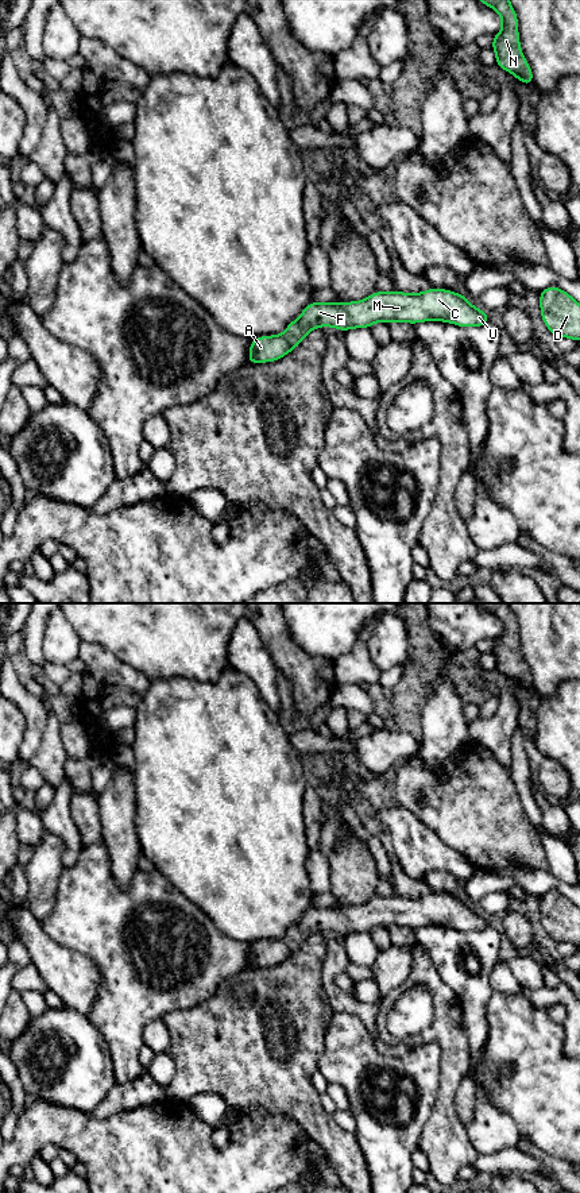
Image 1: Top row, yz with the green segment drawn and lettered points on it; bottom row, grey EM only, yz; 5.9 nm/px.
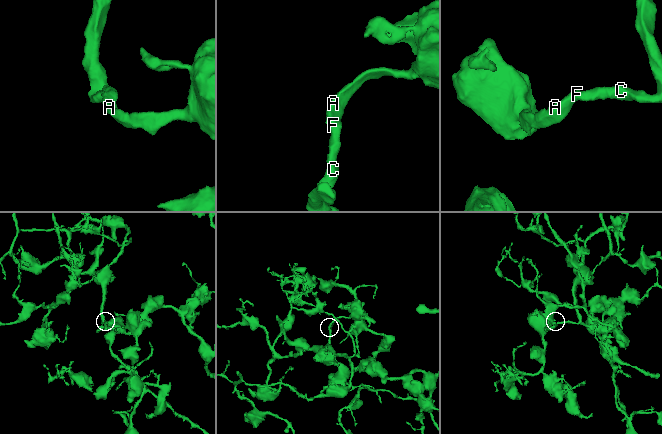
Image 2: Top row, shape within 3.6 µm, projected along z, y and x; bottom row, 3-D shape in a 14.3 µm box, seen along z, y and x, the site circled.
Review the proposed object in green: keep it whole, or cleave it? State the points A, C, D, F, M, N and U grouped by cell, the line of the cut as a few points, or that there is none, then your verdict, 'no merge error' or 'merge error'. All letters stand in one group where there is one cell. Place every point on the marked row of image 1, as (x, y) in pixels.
A C D F M N U | no cut | no merge error

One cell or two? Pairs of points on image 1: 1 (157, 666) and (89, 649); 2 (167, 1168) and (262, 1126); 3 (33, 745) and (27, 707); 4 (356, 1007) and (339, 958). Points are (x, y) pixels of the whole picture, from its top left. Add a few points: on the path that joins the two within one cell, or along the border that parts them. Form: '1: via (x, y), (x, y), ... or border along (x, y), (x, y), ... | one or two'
1: border along (85, 640), (100, 644), (118, 659), (140, 672) | two
2: via (190, 1168), (220, 1168), (239, 1149) | one
3: via (33, 736), (33, 717) | one
4: via (343, 1000), (331, 988), (331, 972) | one

